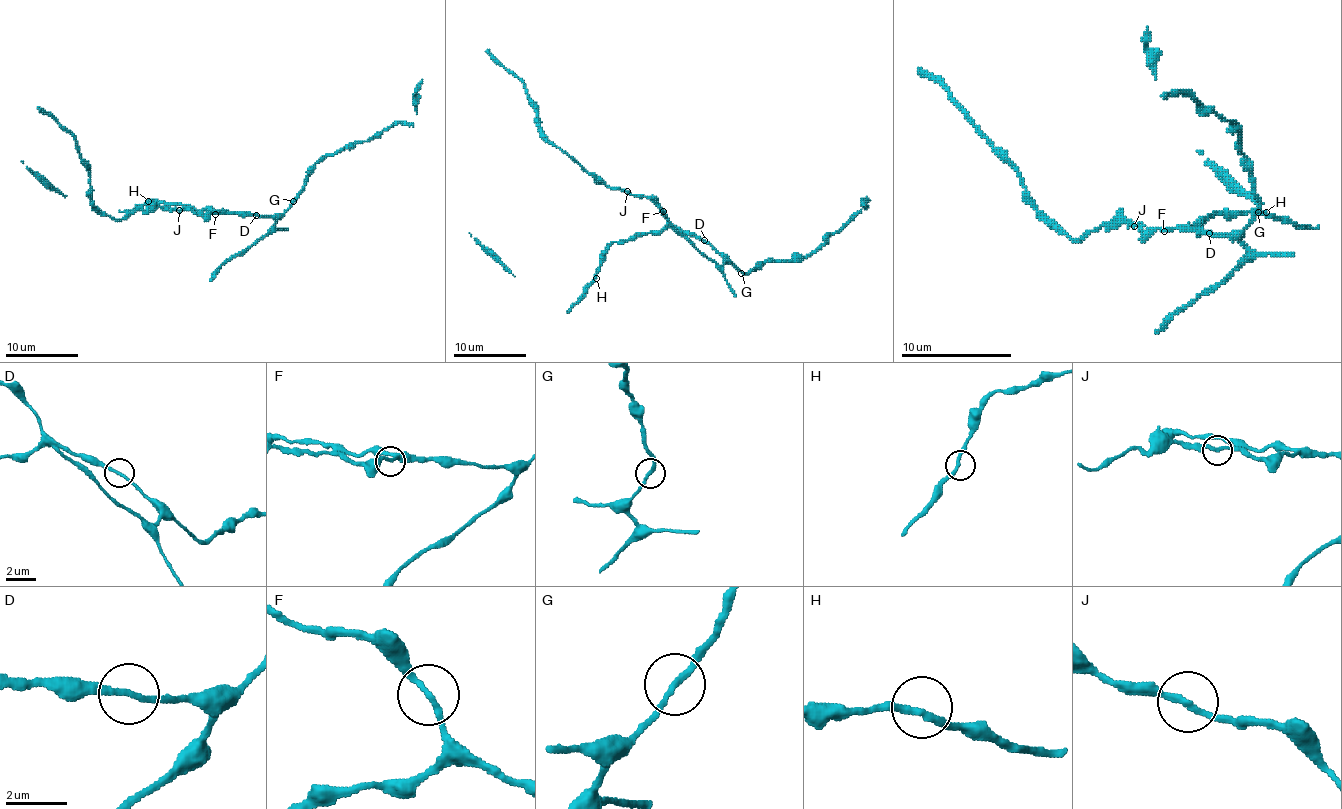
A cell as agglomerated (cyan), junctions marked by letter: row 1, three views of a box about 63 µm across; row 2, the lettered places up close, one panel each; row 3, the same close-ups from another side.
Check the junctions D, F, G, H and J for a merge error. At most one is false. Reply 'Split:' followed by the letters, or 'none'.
Split: none

